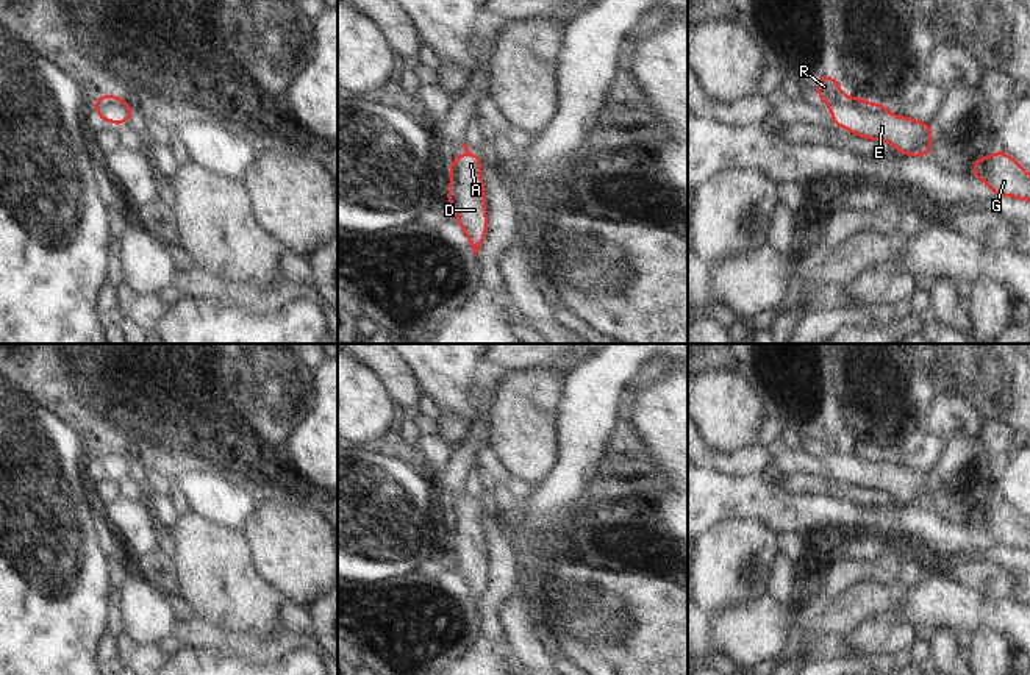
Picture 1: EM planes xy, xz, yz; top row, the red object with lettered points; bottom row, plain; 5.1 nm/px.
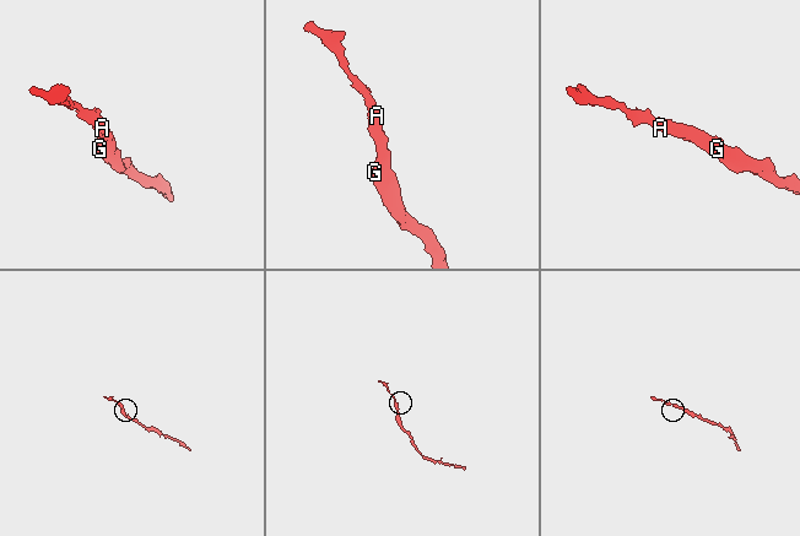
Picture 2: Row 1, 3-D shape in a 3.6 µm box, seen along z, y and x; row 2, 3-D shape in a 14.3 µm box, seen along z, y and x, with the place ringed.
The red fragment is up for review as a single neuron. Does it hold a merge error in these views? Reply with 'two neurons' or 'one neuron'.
one neuron

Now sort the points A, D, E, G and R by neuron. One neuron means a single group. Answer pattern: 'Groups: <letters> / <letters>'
Groups: A D E G R.

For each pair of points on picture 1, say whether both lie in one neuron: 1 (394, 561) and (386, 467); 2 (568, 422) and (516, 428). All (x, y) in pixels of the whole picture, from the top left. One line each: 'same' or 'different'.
1: same
2: different

